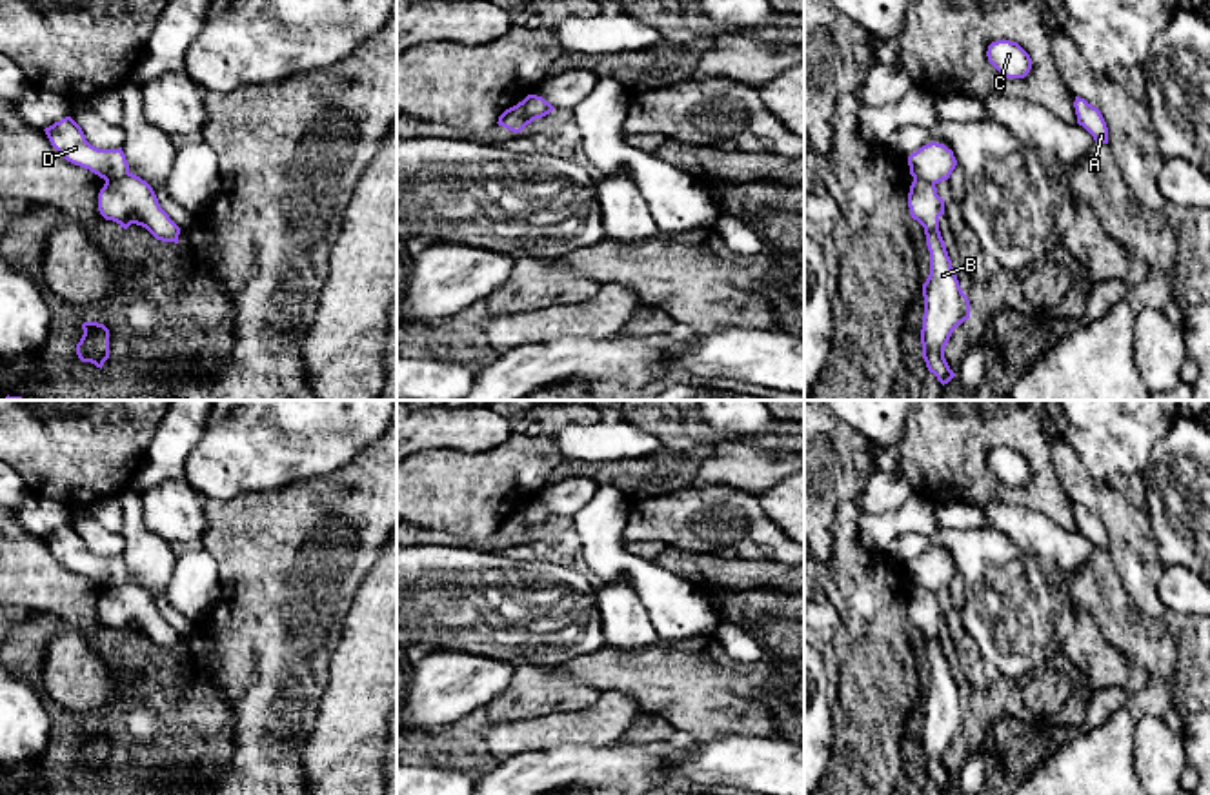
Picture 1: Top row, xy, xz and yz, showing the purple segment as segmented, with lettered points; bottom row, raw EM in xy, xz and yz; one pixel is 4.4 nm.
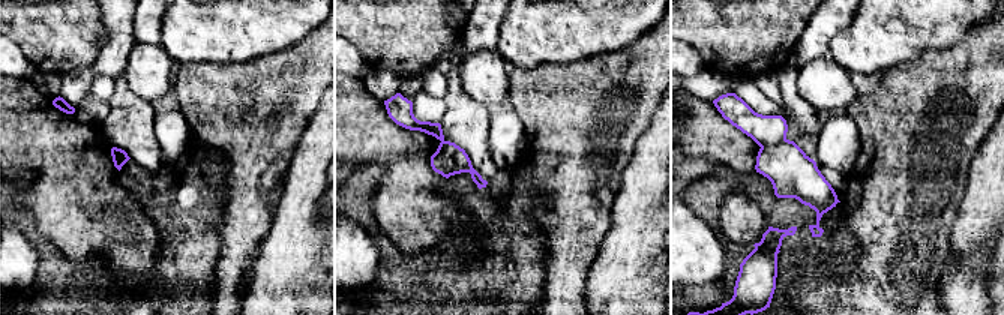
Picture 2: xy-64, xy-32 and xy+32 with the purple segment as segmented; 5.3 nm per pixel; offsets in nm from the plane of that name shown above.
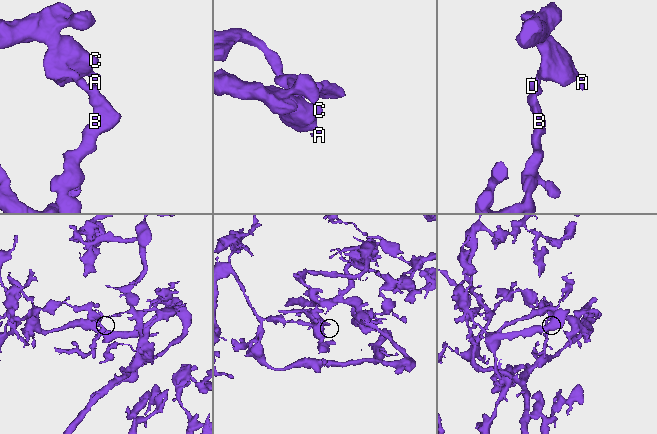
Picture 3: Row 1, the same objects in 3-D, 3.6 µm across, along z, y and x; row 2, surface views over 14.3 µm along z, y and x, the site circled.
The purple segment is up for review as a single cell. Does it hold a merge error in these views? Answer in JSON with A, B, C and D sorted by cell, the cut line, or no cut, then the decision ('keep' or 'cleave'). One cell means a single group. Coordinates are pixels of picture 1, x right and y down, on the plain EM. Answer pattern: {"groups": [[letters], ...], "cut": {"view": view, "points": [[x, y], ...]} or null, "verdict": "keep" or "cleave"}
{"groups": [["A", "C", "D"], ["B"]], "cut": {"view": "xy", "points": [[130, 581], [106, 590]]}, "verdict": "cleave"}

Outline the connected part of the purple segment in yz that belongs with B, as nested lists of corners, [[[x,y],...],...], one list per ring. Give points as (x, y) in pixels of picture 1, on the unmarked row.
[[[913,586],[908,600],[908,615],[912,626],[924,635],[930,659],[930,682],[923,691],[923,766],[928,779],[944,793],[955,784],[944,766],[944,755],[953,737],[970,726],[970,708],[959,693],[939,639],[944,608],[937,602],[935,591]]]

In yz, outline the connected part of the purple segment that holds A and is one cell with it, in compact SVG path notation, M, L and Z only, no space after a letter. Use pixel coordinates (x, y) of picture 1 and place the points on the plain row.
M1075 504L1074 515L1077 531L1083 533L1095 549L1108 551L1108 535L1101 518L1079 504Z

